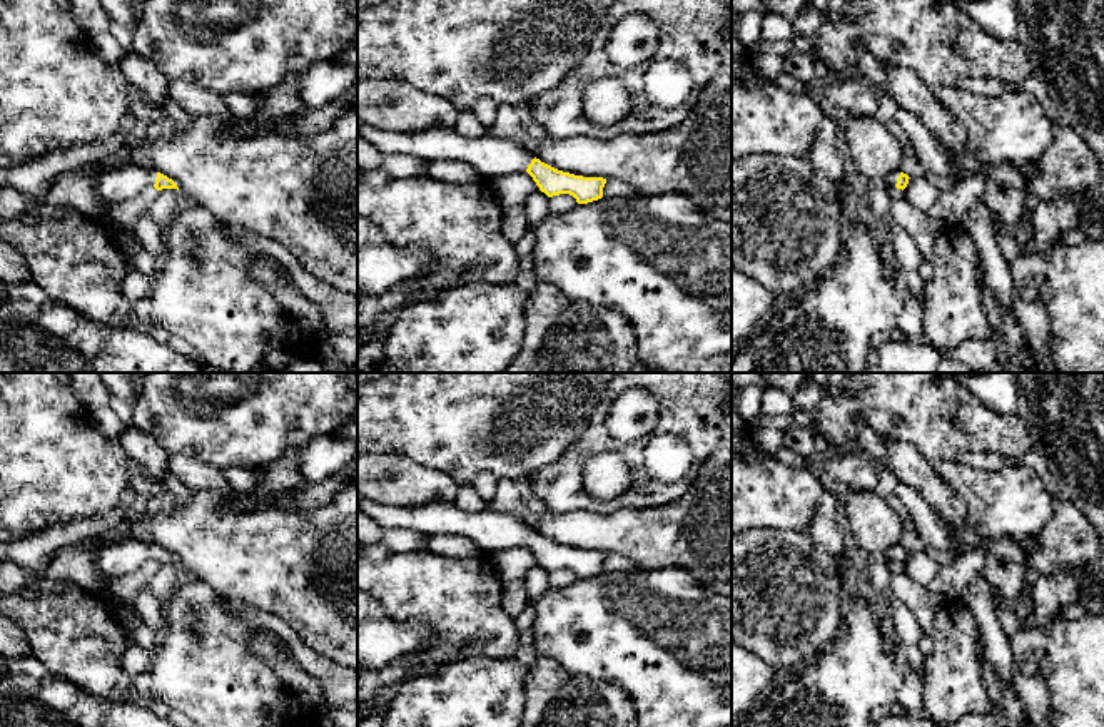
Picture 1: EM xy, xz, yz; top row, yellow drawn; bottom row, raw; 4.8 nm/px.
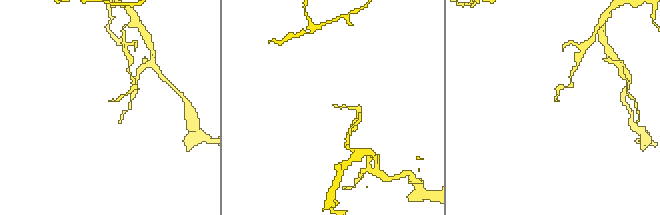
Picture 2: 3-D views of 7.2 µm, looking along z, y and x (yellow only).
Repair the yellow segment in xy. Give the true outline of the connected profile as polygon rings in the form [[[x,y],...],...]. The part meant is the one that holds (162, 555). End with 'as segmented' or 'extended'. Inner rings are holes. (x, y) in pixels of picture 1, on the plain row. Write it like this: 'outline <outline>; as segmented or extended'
outline [[[124,540],[117,543],[102,543],[95,547],[95,560],[102,573],[110,580],[119,575],[130,575],[140,570],[147,562],[177,563],[177,558],[167,550],[140,540]]]; extended

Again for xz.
outline [[[361,500],[357,511],[389,530],[414,530],[428,536],[441,533],[466,536],[488,553],[528,547],[548,572],[570,568],[578,578],[601,573],[606,558],[603,552],[583,552],[558,545],[516,516],[493,510],[476,513],[458,508],[454,503],[392,508]]]; extended

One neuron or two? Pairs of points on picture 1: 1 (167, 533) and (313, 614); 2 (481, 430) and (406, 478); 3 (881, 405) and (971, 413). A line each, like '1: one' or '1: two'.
1: one
2: two
3: one

